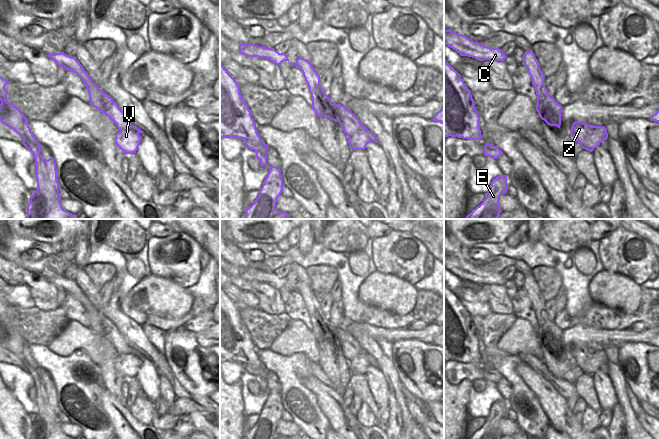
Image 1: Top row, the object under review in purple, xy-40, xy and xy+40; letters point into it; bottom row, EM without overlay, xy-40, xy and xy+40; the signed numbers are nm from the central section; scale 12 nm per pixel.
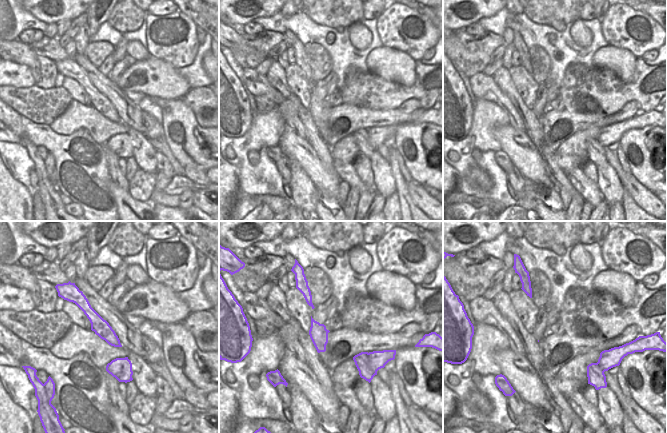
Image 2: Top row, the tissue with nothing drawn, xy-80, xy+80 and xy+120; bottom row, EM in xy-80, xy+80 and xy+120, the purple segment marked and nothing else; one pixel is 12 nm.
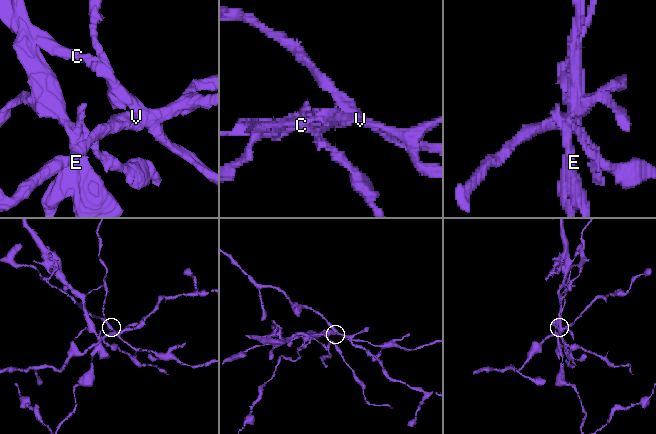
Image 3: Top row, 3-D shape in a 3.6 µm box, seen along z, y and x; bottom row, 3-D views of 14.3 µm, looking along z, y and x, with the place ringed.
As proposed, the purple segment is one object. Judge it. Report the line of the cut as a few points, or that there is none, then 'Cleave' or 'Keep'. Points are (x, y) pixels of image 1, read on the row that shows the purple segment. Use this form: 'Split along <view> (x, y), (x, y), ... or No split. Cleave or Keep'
Split along xy+40 (594, 126), (586, 139), (599, 144). Cleave.

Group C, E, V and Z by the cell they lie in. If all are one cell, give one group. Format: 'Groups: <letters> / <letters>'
Groups: C E Z / V.

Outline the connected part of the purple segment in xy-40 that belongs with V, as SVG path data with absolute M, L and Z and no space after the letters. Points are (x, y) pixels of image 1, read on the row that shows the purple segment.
M120 130L115 134L116 145L127 155L136 153L141 136L135 130Z

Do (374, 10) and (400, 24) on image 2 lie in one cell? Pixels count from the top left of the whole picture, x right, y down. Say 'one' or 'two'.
two

